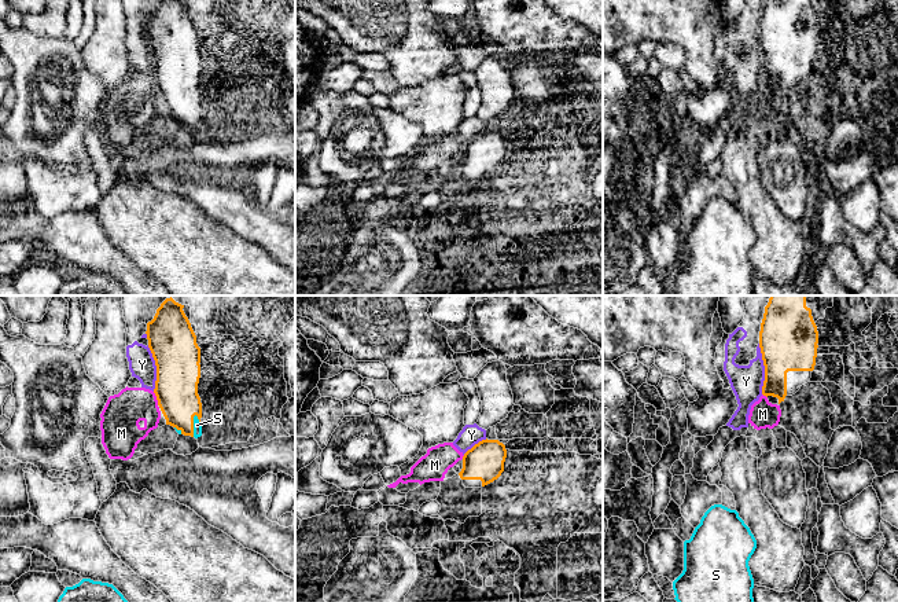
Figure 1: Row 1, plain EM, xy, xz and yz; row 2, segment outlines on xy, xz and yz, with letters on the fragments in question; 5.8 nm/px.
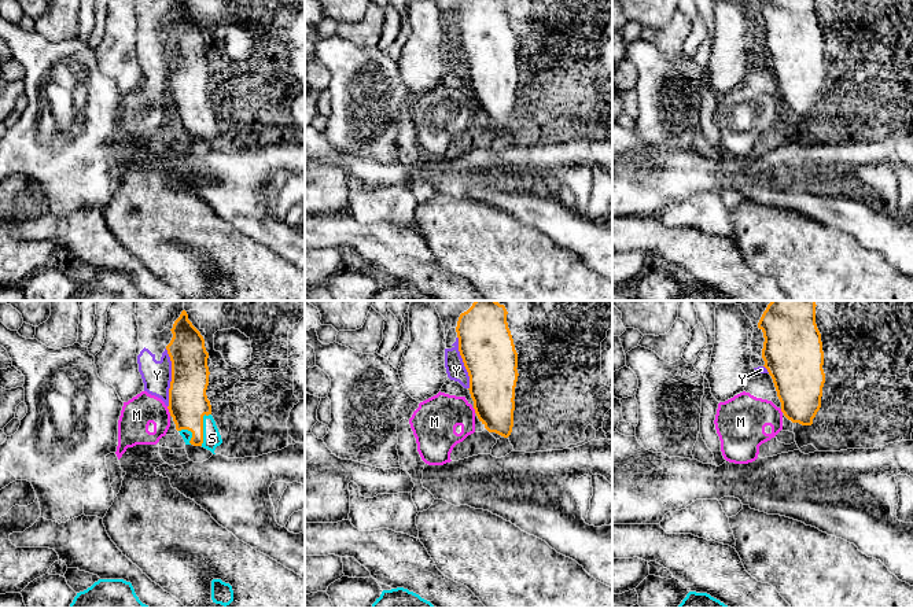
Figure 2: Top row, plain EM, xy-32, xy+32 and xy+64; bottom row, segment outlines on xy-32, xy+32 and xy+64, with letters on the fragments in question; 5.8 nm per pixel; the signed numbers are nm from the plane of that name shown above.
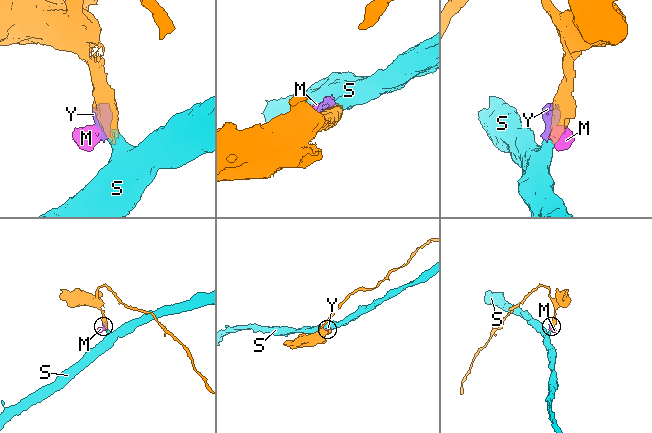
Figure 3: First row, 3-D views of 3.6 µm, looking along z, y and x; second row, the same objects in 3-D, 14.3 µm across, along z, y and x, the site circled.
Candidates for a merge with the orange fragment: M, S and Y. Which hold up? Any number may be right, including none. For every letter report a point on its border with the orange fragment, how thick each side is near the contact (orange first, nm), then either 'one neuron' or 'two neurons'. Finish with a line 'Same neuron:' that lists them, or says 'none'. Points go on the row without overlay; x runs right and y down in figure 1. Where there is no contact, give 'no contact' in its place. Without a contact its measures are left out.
M: xy (157, 91) | 260/220 nm | two neurons
S: xy (192, 117) | 260/50 nm | one neuron
Y: yz (765, 61) | 340/190 nm | two neurons
Same neuron: S

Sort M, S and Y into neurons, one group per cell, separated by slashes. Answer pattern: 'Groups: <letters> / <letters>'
Groups: M Y / S

